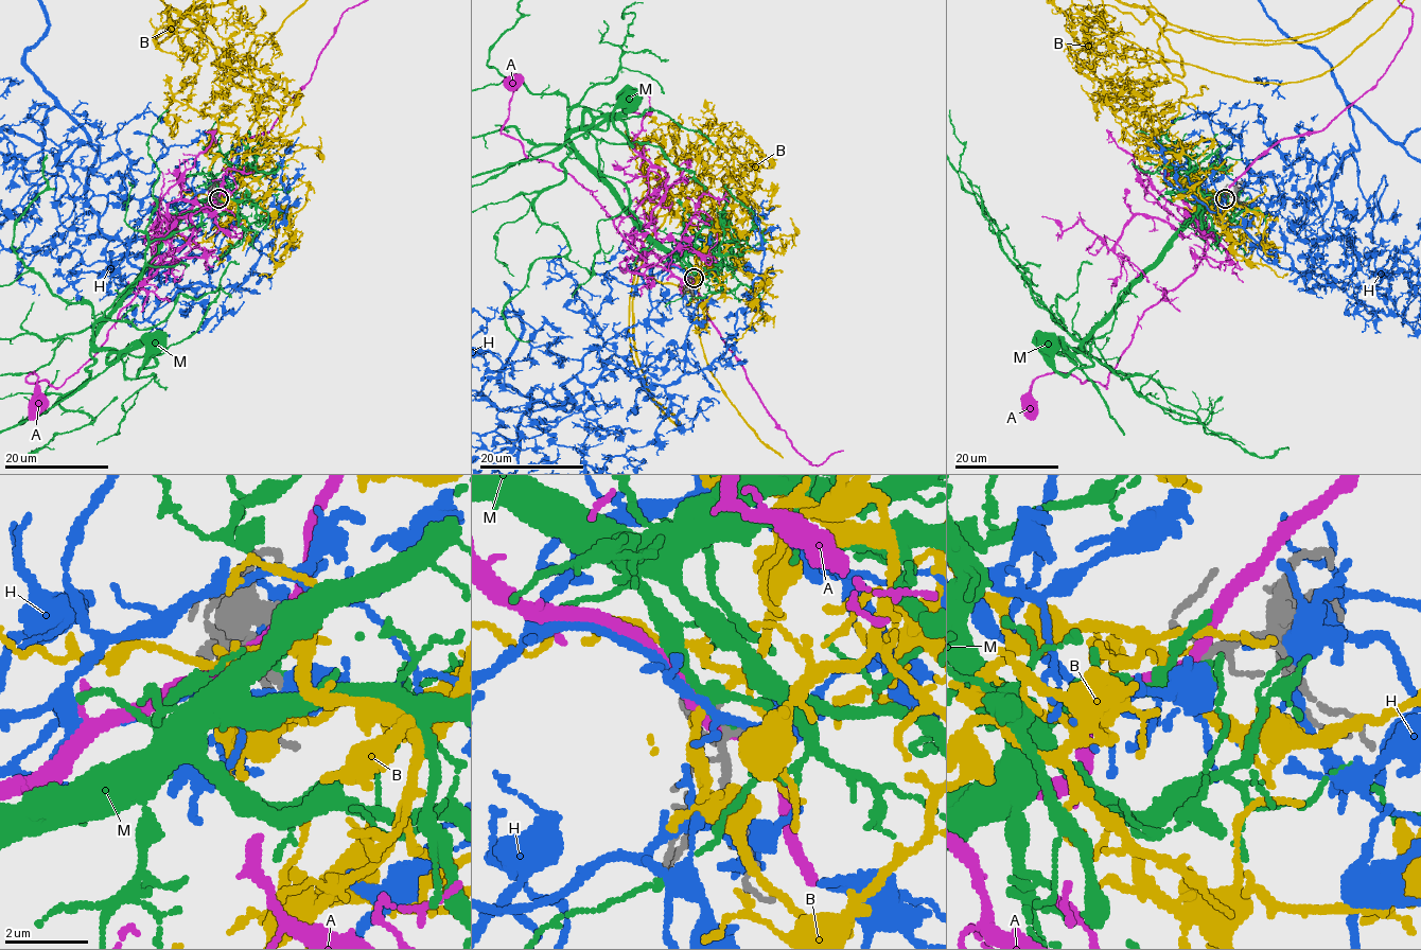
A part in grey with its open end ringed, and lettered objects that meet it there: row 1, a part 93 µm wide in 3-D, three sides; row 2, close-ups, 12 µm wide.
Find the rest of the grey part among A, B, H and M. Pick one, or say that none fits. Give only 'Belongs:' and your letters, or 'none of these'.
Belongs: none of these

